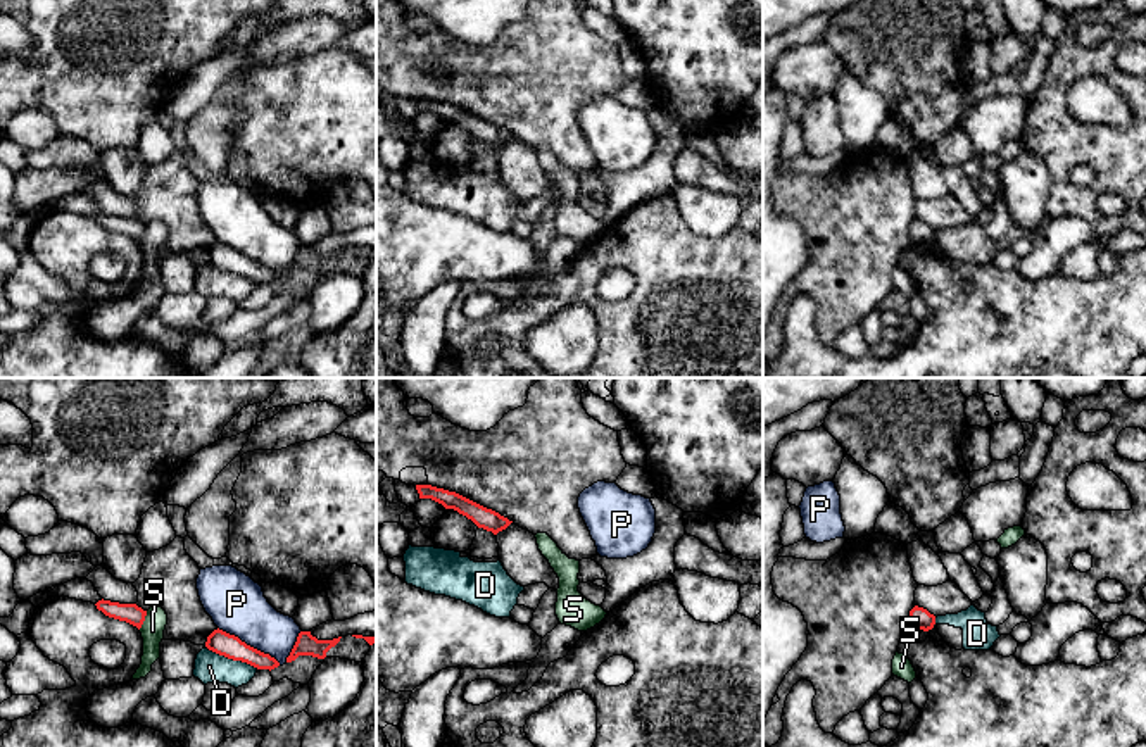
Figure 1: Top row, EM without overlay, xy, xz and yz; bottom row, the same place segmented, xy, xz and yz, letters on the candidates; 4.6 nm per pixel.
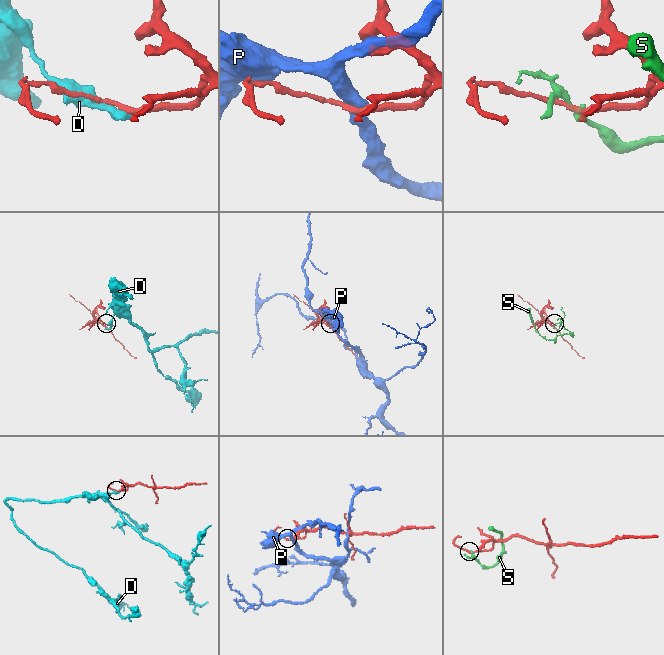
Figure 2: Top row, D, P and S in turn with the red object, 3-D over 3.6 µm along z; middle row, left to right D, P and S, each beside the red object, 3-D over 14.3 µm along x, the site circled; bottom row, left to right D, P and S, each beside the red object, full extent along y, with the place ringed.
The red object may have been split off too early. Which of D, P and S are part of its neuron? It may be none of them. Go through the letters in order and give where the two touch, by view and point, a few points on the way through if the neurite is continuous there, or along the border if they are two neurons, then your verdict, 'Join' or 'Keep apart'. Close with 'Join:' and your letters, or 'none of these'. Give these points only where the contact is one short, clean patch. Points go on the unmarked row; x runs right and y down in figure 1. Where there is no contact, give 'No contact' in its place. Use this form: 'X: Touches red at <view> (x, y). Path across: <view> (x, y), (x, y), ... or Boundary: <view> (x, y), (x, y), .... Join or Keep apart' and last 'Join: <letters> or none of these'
D: Touches red at xy (232, 271). Keep apart
P: Touches red at xy (249, 259). Keep apart
S: Touches red at xy (144, 233). Boundary: xy (147, 225), (138, 242). Keep apart
Join: none of these

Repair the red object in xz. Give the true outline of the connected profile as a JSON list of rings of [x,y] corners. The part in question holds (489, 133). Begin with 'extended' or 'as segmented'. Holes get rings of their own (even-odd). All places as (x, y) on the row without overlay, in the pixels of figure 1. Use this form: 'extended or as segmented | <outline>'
as segmented | [[[416,98],[416,104],[419,107],[419,112],[431,112],[442,117],[445,122],[454,122],[471,133],[478,141],[492,145],[494,148],[506,143],[513,136],[499,126],[487,122],[456,105],[449,105],[431,98]]]

